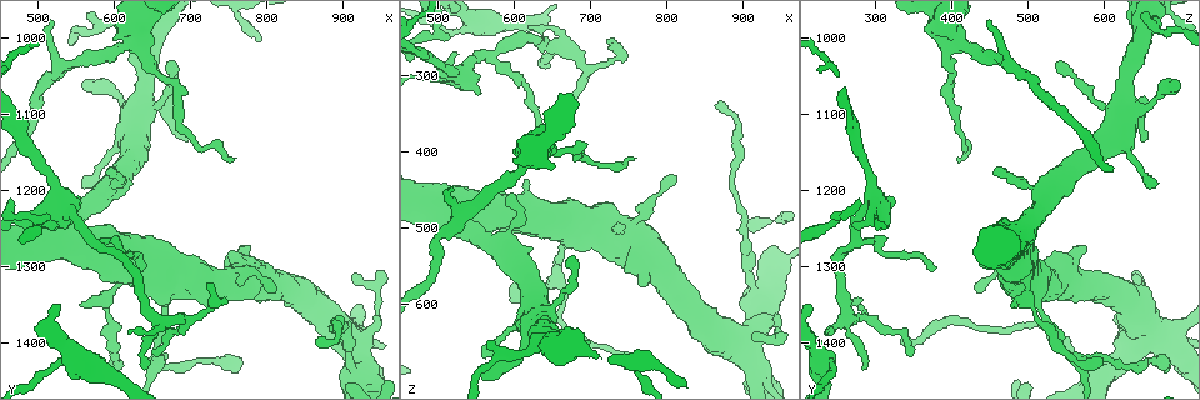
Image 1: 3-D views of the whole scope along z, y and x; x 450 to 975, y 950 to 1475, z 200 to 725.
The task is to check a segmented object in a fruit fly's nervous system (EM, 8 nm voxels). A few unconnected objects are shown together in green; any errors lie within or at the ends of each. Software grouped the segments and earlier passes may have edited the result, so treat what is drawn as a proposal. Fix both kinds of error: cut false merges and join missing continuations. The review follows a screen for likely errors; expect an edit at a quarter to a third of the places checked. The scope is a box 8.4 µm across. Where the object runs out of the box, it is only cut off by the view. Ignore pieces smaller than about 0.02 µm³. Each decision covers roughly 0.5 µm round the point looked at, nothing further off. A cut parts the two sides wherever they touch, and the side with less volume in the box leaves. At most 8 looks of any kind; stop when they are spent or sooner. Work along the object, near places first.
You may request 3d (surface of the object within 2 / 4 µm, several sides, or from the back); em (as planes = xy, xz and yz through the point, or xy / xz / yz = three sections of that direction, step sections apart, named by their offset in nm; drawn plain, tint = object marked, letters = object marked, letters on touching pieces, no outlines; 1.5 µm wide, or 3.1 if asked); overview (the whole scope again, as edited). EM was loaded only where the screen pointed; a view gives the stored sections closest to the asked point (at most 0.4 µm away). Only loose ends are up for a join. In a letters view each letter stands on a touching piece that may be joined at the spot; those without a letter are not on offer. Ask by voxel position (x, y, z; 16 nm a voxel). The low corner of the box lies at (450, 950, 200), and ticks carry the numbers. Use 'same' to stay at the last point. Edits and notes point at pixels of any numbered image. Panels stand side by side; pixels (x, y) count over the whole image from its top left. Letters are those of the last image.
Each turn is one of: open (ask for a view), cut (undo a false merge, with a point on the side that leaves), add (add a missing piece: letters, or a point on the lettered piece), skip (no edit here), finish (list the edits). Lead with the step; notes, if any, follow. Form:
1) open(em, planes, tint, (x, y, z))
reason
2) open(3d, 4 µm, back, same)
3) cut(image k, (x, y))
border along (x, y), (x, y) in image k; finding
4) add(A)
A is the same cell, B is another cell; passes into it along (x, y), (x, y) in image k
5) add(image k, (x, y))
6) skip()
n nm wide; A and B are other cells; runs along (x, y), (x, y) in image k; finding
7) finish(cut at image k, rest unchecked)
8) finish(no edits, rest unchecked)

open(3d, 2 µm, back, (595, 1180, 450))
branch stops here

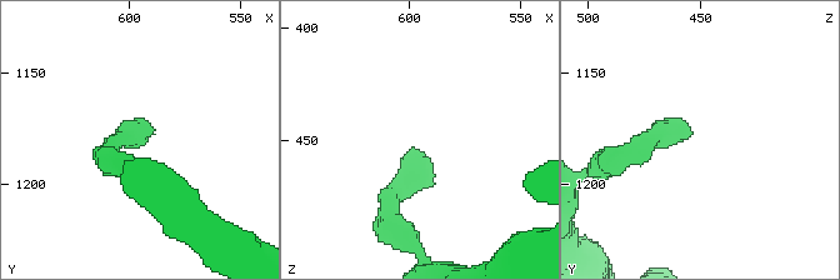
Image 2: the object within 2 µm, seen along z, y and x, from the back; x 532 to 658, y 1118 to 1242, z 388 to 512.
open(em, planes, letters, (596, 1177, 454))
now the EM

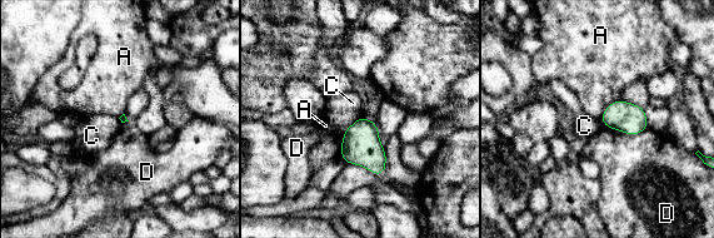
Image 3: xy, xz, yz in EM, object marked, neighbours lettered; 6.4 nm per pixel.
skip()
D touches over 280 nm; A, C and D are other cells; border along (359, 118), (345, 129) in image 3; no lettered piece goes on from it

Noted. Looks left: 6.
open(em, xz, step 8, letters, (815, 1330, 435))
free end

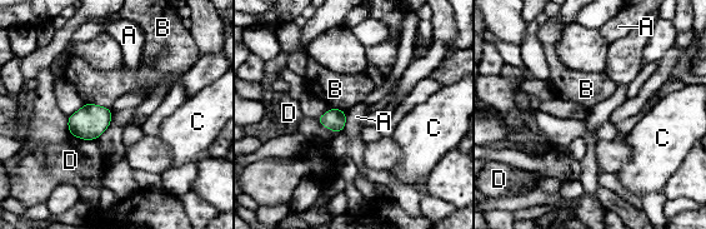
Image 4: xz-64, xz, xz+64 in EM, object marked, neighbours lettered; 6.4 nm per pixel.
open(em, planes, letters, same)
cut it another way

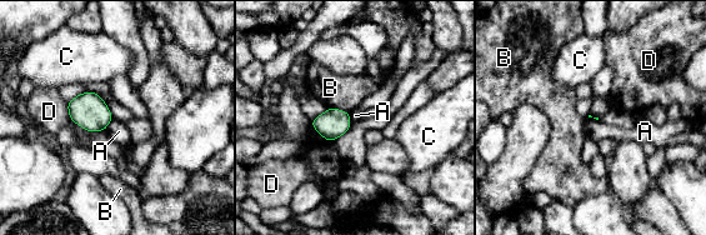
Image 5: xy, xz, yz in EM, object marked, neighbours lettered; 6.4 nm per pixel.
skip()
A, B, C and D are other cells; no lettered piece goes on from it

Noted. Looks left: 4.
open(3d, 4 µm, back, (570, 1270, 275))
side arm on a straight run

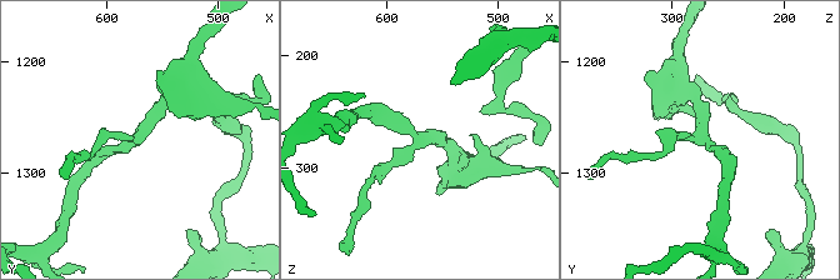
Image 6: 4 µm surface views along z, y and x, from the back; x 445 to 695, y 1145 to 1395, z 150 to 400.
open(em, planes, letters, (572, 1268, 272))
now the EM

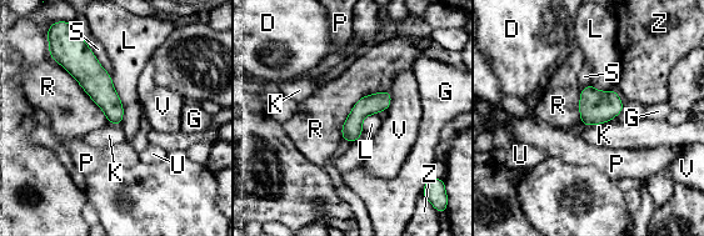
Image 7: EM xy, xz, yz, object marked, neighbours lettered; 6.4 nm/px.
skip()
140 nm wide; R touches over 600 nm; D, G, K, L, P, R, S, U, V and Z are other cells; all the same cell

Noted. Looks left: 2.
finish(no edits, rest unchecked)

